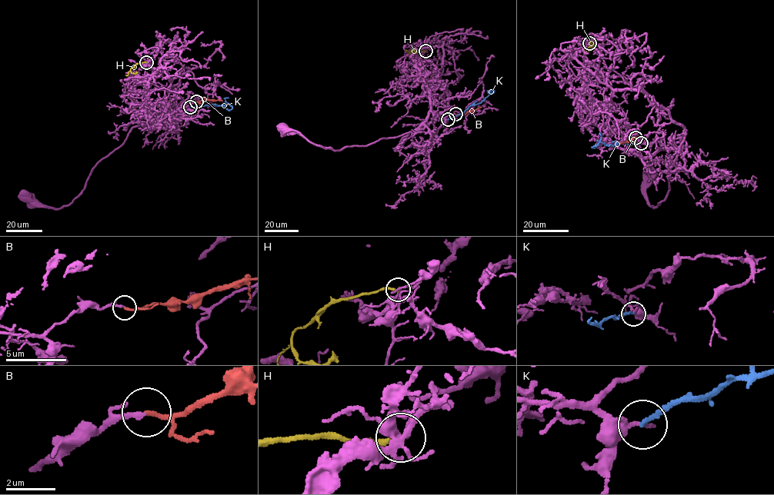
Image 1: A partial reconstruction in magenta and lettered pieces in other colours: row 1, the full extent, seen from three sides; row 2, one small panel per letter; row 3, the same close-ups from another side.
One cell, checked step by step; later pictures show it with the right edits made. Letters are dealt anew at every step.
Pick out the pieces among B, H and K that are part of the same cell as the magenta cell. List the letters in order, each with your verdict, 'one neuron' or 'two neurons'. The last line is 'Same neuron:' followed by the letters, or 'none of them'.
B: one neuron
H: two neurons
K: two neurons
Same neuron: B

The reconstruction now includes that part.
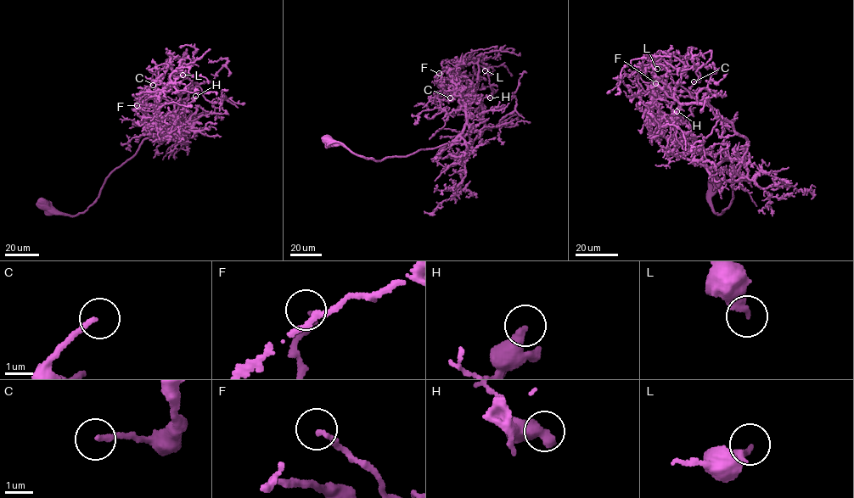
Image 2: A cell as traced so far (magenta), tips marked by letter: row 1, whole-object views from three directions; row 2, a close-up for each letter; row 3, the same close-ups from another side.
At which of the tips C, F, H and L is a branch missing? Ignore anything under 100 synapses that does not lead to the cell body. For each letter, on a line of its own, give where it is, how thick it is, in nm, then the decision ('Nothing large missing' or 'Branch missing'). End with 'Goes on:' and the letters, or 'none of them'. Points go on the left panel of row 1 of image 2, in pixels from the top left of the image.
C: Place: (153, 85). Thickness 160 nm. Nothing large missing
F: Place: (137, 105). Thickness 180 nm. Nothing large missing
H: Place: (195, 96). Thickness 400 nm. Nothing large missing
L: Place: (182, 75). Thickness 320 nm. Nothing large missing
Goes on: none of them

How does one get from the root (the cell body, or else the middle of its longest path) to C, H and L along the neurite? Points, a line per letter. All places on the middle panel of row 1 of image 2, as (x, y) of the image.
C: (327, 139), (375, 160), (440, 147), (463, 130), (463, 102), (474, 98), (474, 88), (450, 97)
H: (327, 139), (332, 138), (351, 152), (375, 160), (404, 156), (450, 142), (465, 125), (463, 101), (490, 97)
L: (327, 139), (375, 160), (450, 142), (465, 125), (463, 101), (474, 97), (476, 58), (485, 70)

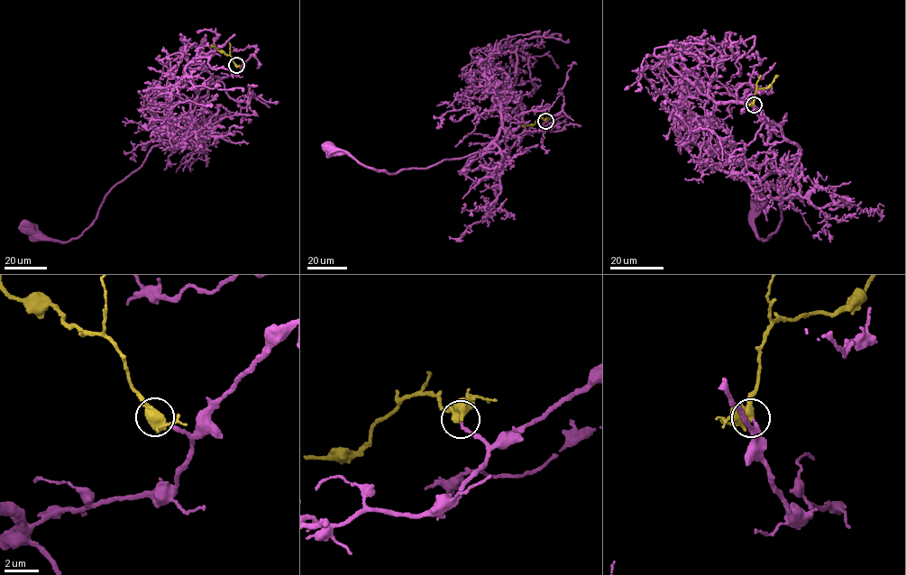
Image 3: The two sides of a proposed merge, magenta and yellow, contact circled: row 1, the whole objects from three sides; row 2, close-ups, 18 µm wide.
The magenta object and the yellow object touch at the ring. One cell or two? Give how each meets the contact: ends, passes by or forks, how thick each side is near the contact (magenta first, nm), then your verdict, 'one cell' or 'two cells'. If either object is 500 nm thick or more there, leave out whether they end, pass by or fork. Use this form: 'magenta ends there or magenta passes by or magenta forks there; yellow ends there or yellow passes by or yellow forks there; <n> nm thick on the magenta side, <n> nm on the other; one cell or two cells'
magenta ends there; yellow forks there; 170 nm thick on the magenta side, 400 nm on the other; one cell

